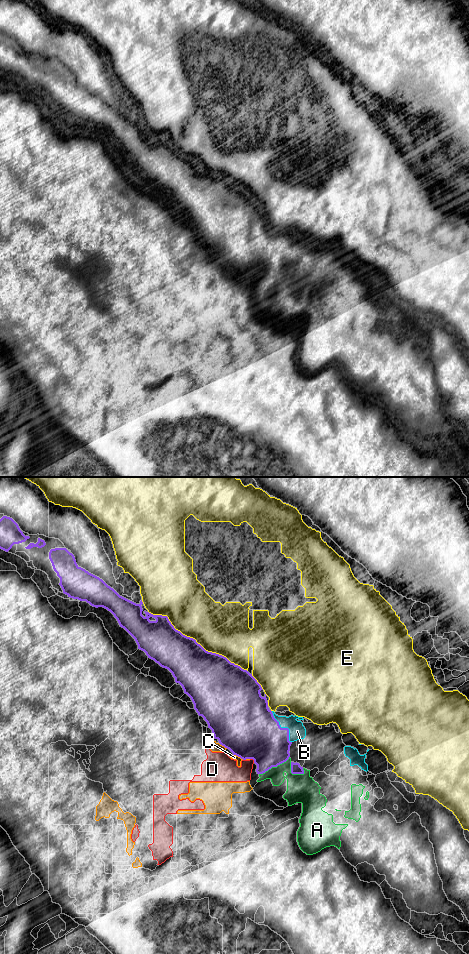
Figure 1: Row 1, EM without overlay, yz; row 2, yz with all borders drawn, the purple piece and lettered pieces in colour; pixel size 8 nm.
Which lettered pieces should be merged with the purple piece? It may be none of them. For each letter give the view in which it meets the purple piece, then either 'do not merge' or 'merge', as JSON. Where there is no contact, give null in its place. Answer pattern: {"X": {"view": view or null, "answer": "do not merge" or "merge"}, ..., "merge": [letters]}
{"A": {"view": "yz", "answer": "merge"}, "B": {"view": "yz", "answer": "merge"}, "C": {"view": "yz", "answer": "do not merge"}, "D": {"view": "yz", "answer": "do not merge"}, "E": {"view": "yz", "answer": "do not merge"}, "merge": ["A", "B"]}

